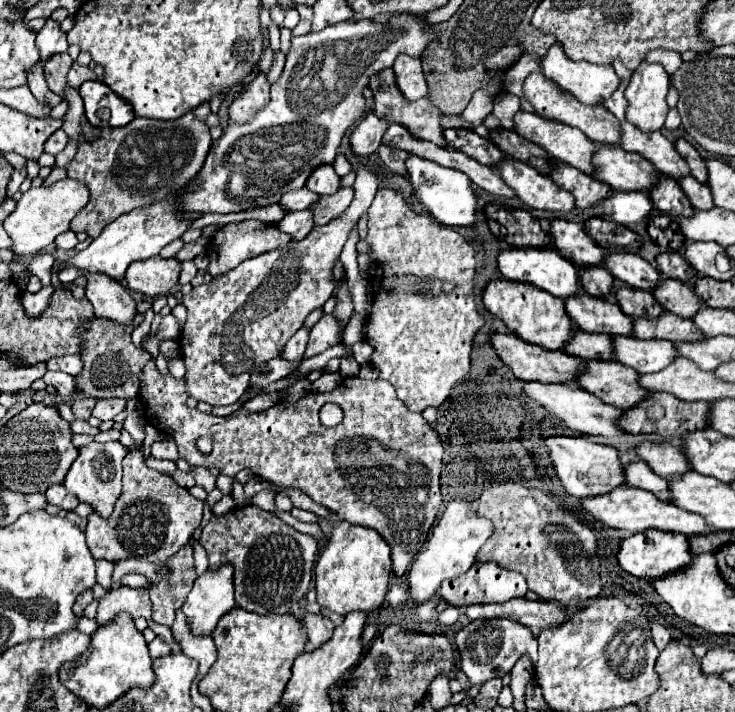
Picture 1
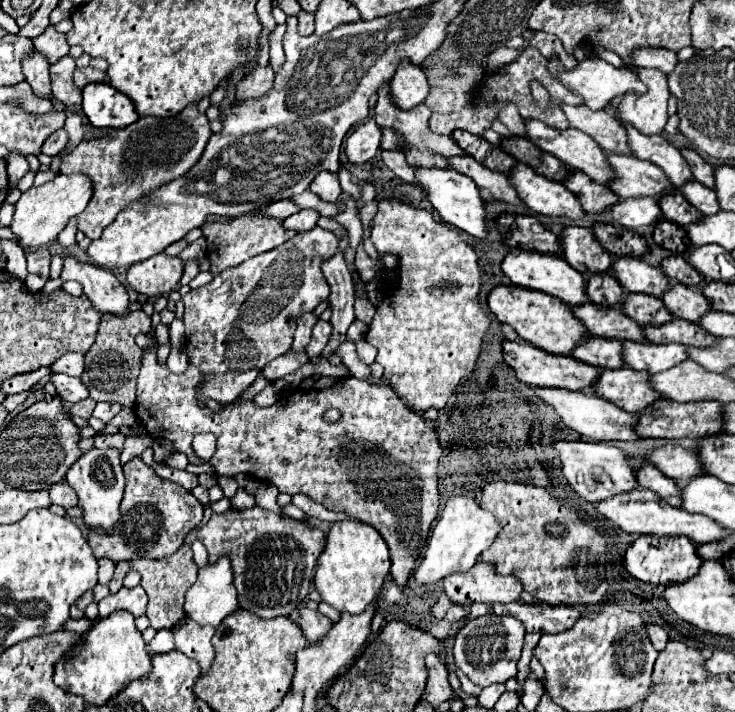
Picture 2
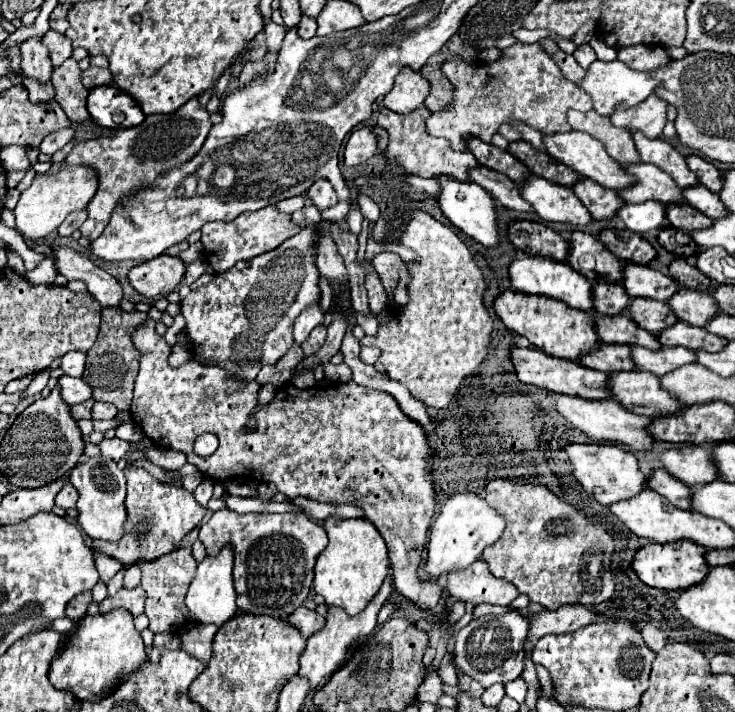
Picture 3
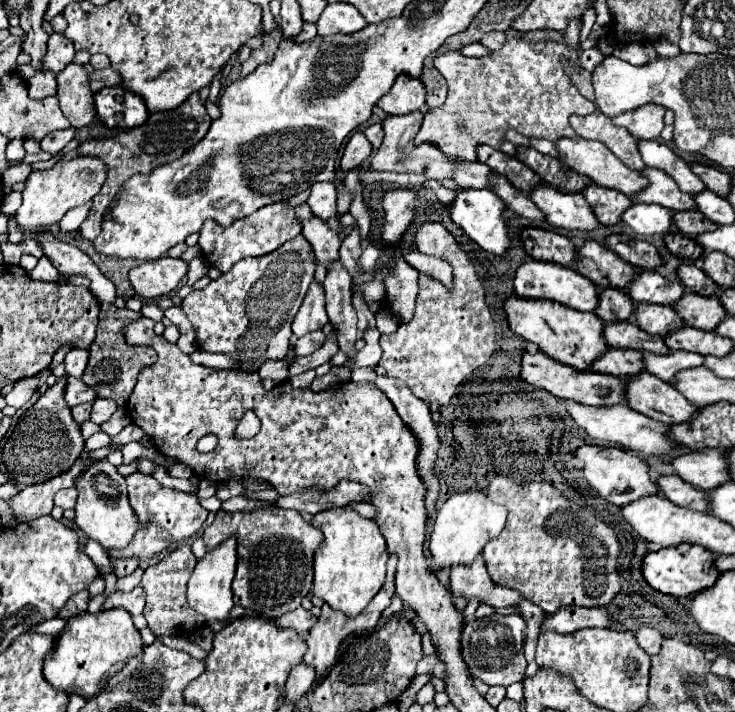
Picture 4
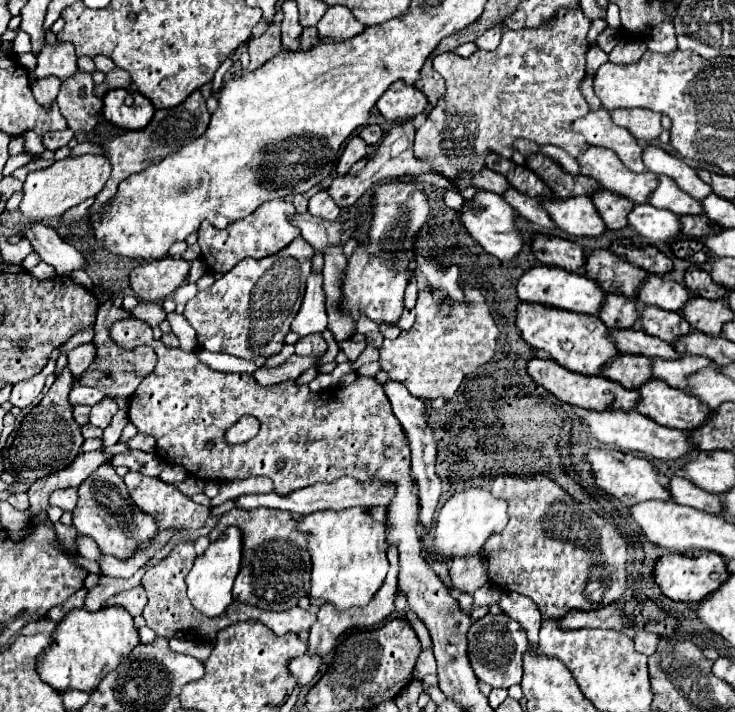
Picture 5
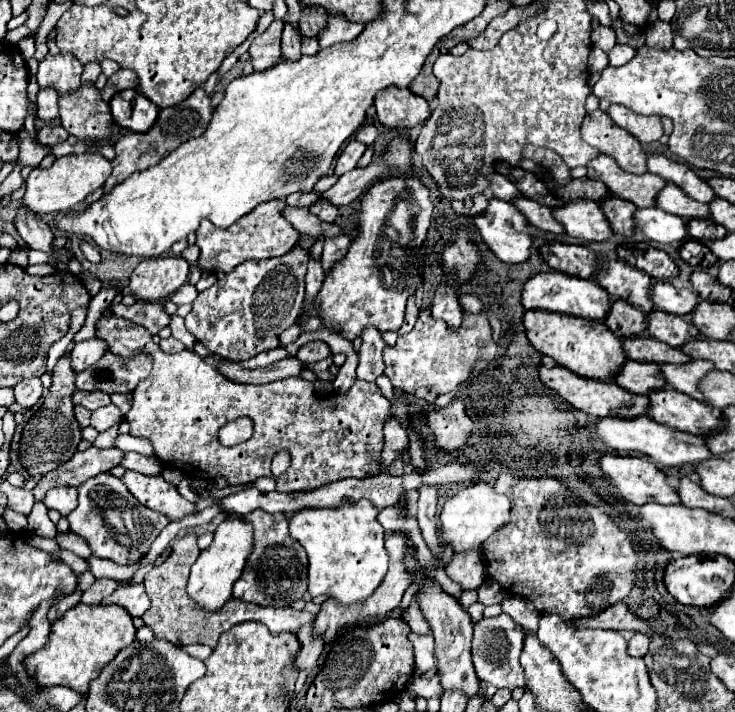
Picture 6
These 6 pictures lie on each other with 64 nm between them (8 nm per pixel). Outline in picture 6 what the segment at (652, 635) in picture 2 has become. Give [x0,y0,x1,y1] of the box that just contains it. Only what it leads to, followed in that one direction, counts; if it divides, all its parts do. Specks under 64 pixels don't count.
[628,632,650,656]

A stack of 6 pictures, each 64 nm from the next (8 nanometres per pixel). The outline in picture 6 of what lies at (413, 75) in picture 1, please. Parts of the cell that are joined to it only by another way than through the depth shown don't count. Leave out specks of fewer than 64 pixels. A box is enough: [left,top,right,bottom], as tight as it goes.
[374,88,430,128]

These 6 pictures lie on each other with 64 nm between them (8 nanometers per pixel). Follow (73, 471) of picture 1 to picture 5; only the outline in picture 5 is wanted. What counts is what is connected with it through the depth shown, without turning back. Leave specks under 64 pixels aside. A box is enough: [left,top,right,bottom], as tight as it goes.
[72,464,156,560]

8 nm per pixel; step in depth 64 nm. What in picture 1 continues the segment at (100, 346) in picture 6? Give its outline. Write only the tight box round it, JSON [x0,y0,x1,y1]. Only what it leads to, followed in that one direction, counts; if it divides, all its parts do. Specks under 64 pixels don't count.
[46,354,82,376]

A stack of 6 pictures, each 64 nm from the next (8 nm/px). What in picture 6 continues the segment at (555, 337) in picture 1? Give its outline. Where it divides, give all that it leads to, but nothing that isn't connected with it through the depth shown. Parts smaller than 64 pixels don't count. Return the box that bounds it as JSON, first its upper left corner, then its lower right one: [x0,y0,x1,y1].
[524,310,626,380]

